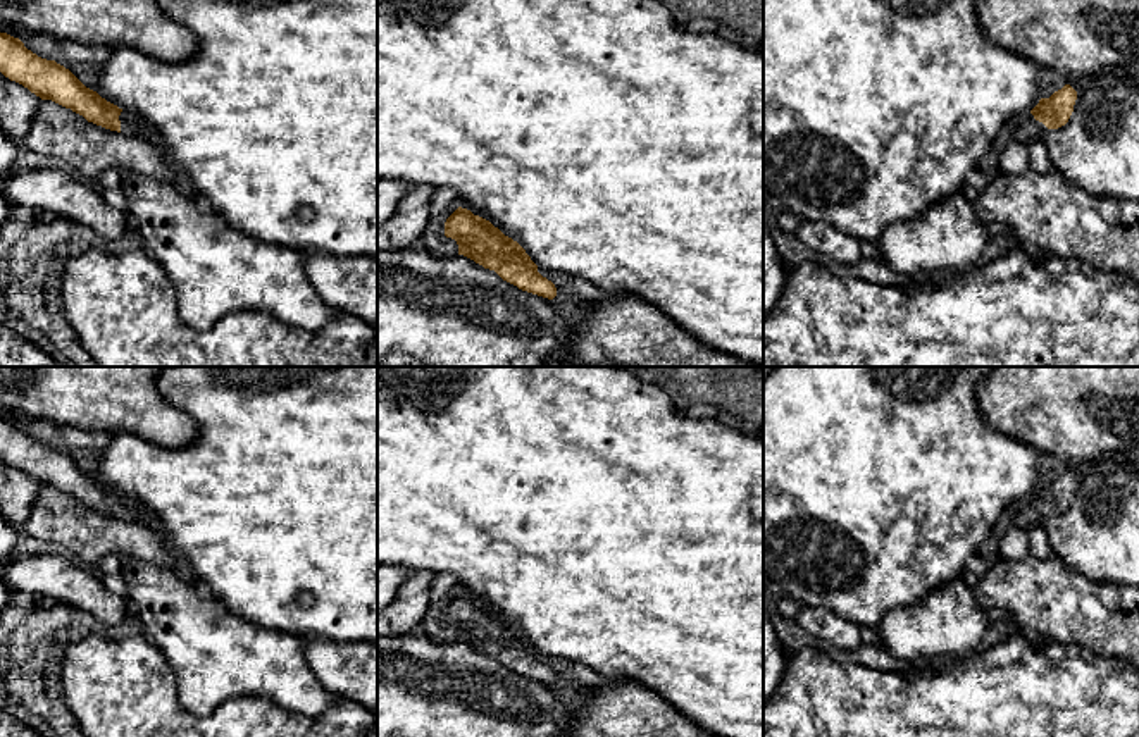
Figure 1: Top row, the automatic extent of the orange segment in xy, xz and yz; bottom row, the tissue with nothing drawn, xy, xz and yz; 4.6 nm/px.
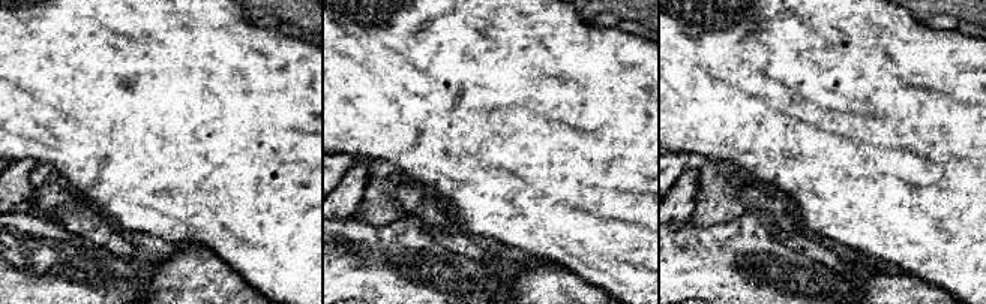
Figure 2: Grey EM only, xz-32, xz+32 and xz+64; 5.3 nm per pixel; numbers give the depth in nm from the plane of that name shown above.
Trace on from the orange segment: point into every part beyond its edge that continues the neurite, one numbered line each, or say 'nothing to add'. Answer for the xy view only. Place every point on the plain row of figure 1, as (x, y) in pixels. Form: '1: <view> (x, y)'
1: xy (128, 507)

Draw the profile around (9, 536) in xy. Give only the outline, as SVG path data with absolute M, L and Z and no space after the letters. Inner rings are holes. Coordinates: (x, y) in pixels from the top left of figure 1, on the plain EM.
M0 511L0 565L7 563L10 560L10 554L16 548L16 544L21 539L21 530L16 530Z

